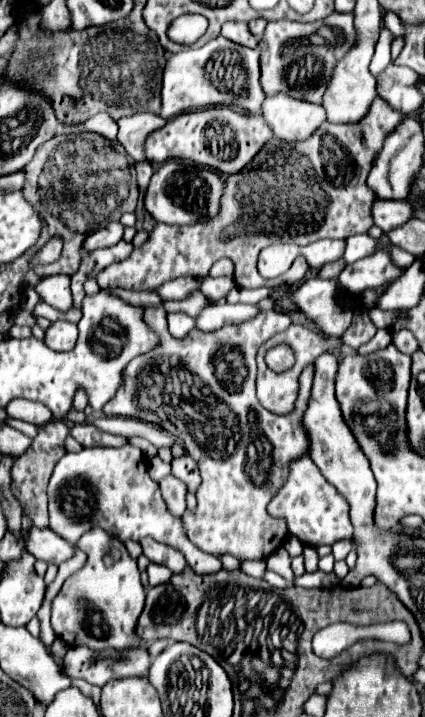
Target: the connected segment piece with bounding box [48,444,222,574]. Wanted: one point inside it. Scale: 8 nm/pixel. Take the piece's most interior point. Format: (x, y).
(110, 488)

